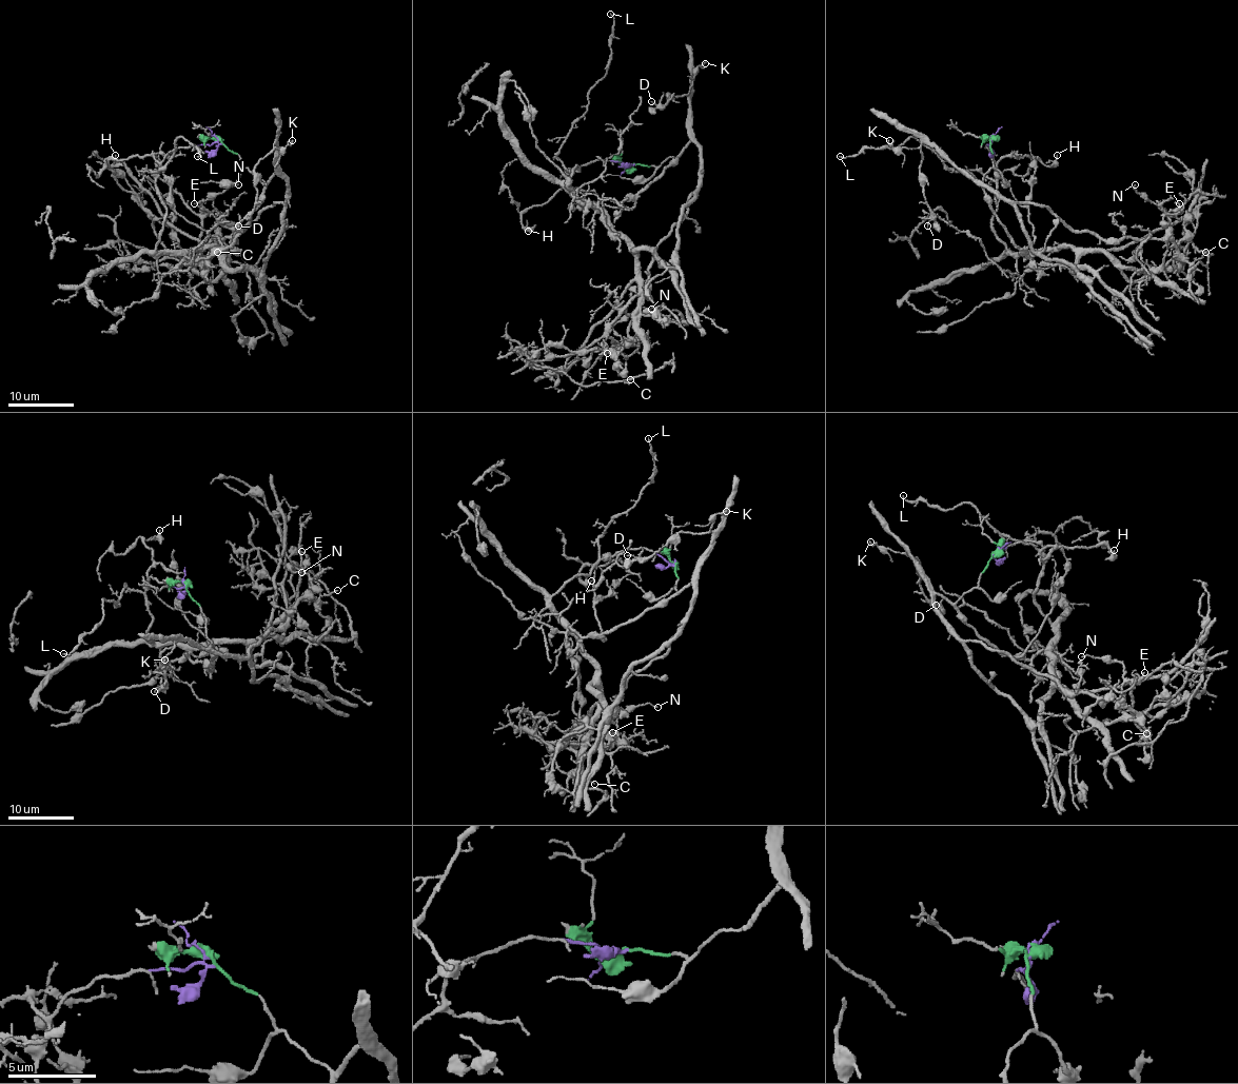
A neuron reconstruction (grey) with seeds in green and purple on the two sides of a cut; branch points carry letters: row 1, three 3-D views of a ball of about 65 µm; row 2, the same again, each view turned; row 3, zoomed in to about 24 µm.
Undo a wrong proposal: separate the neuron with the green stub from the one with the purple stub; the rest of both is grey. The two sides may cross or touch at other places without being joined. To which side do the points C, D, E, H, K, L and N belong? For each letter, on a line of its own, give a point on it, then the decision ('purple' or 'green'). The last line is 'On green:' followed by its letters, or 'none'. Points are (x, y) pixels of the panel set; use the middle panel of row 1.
C: (630, 379) | green
D: (651, 101) | green
E: (607, 353) | green
H: (528, 231) | purple
K: (705, 63) | green
L: (610, 14) | purple
N: (651, 309) | green
On green: C, D, E, K, N

